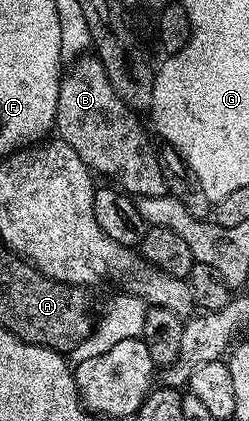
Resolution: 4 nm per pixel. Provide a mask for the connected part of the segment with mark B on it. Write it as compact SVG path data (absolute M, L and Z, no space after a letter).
M81 56L67 67L66 73L60 80L58 92L58 112L56 113L55 133L59 141L70 144L78 156L88 165L89 170L105 174L109 183L115 184L125 194L142 197L162 197L169 193L170 187L164 179L164 170L160 167L160 158L144 131L144 126L139 122L137 111L131 110L128 105L114 92L110 84L110 76L106 76L106 68L95 56Z

